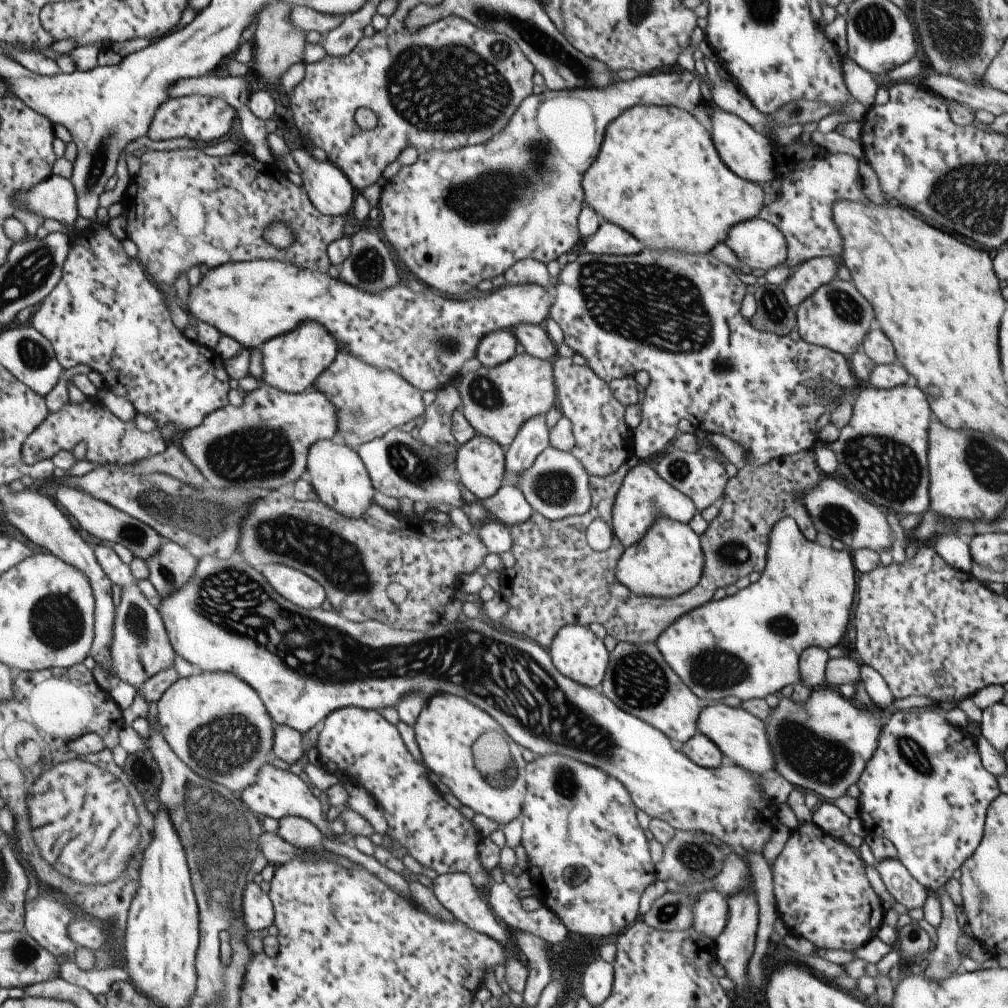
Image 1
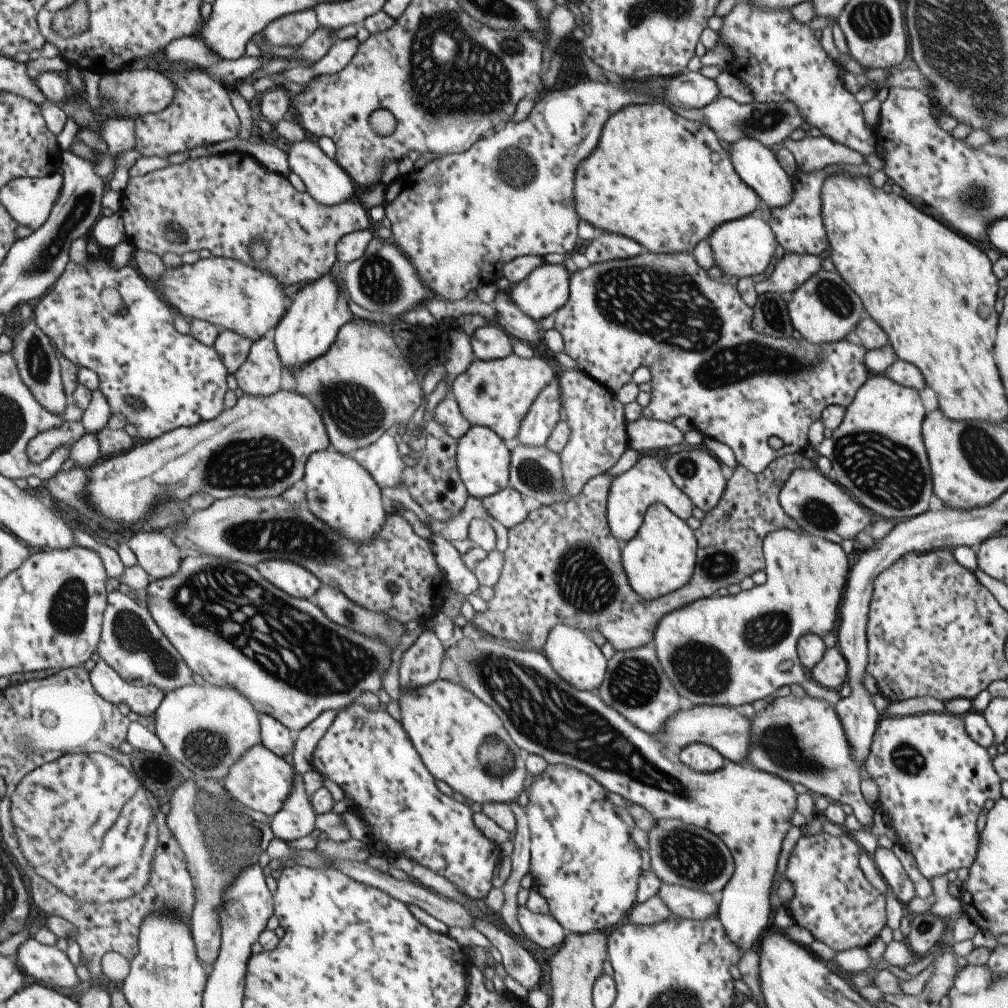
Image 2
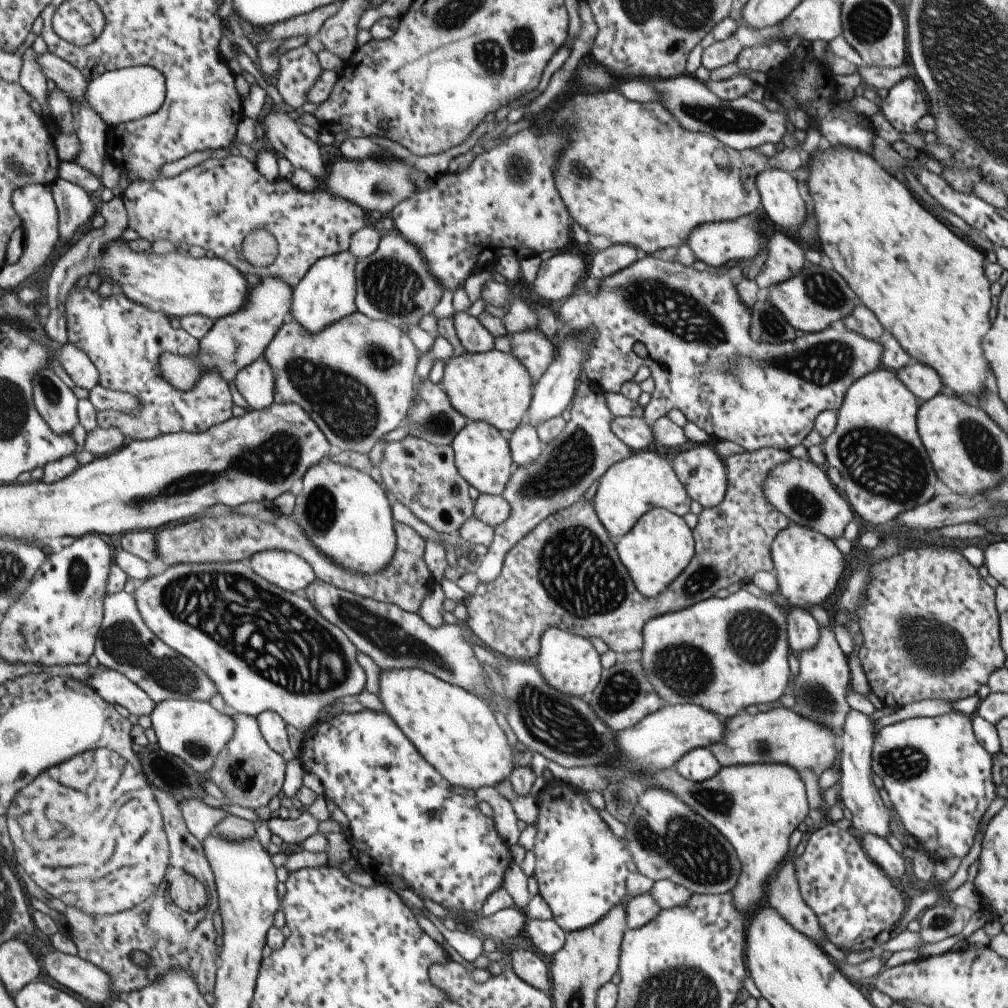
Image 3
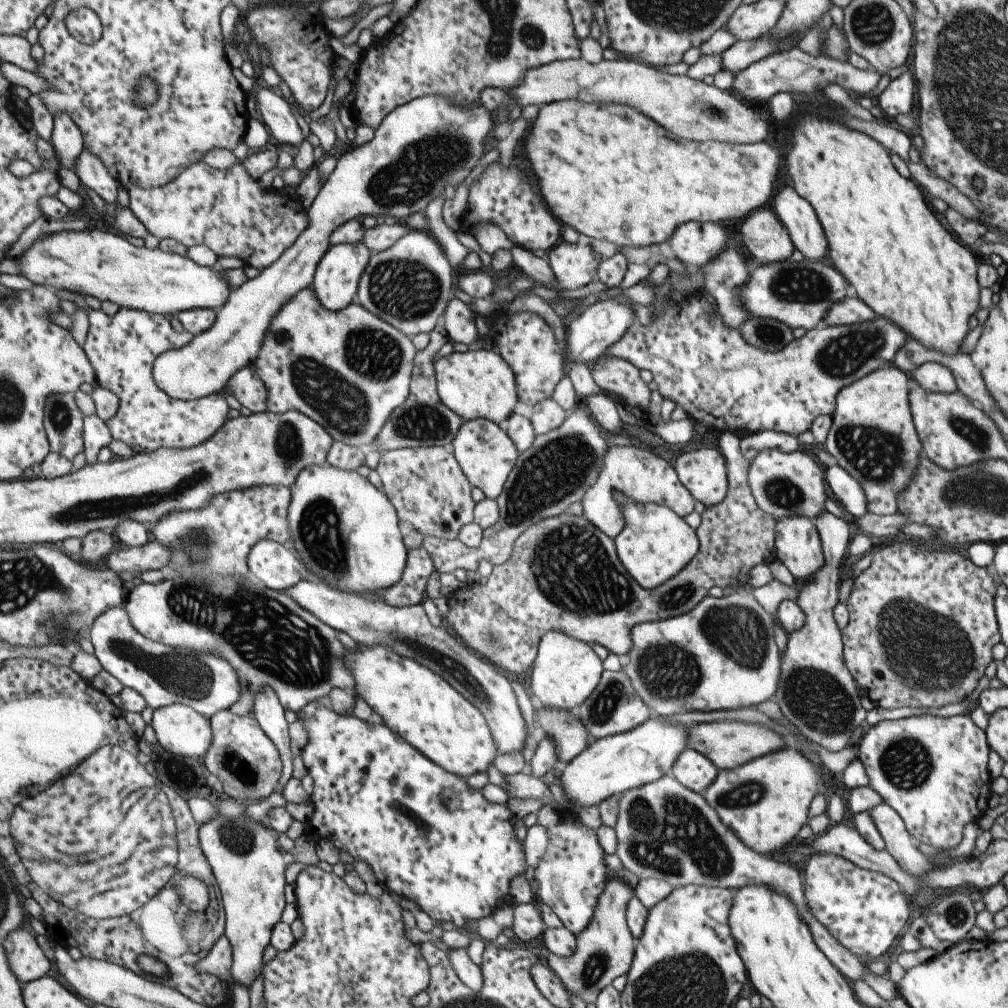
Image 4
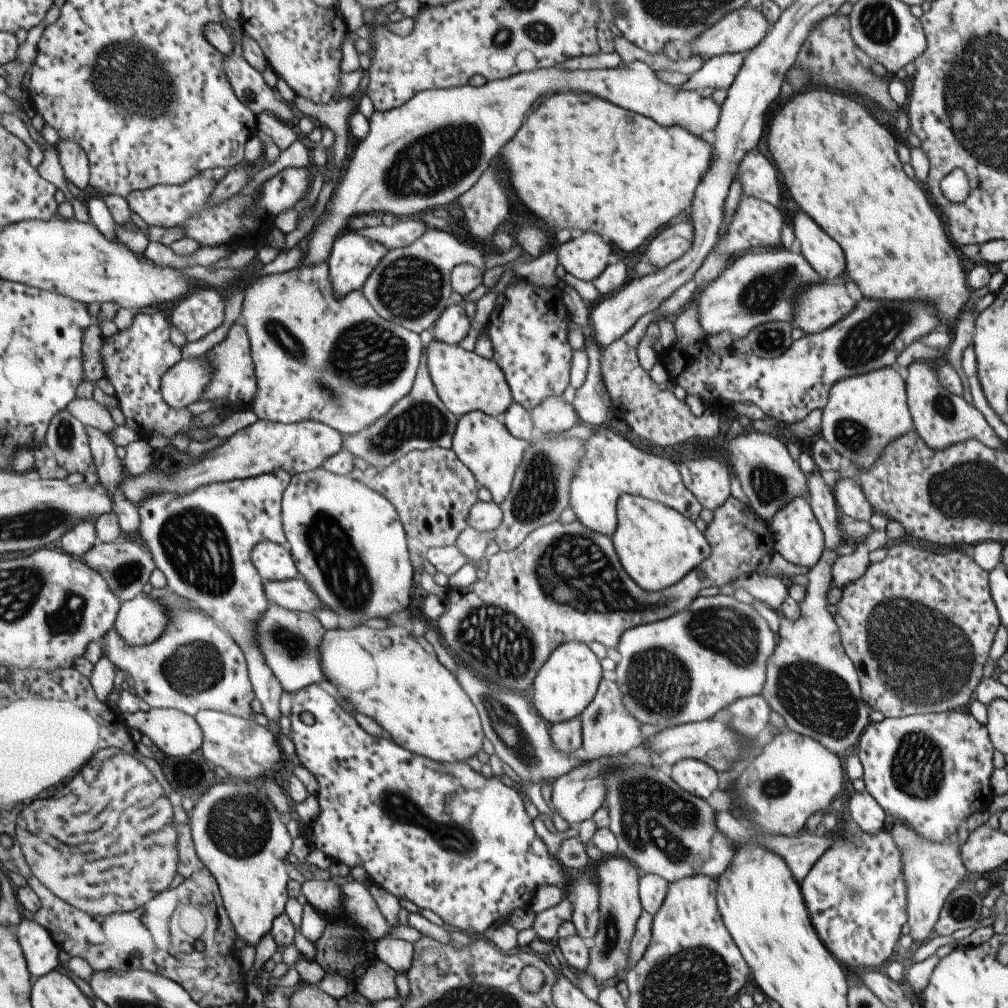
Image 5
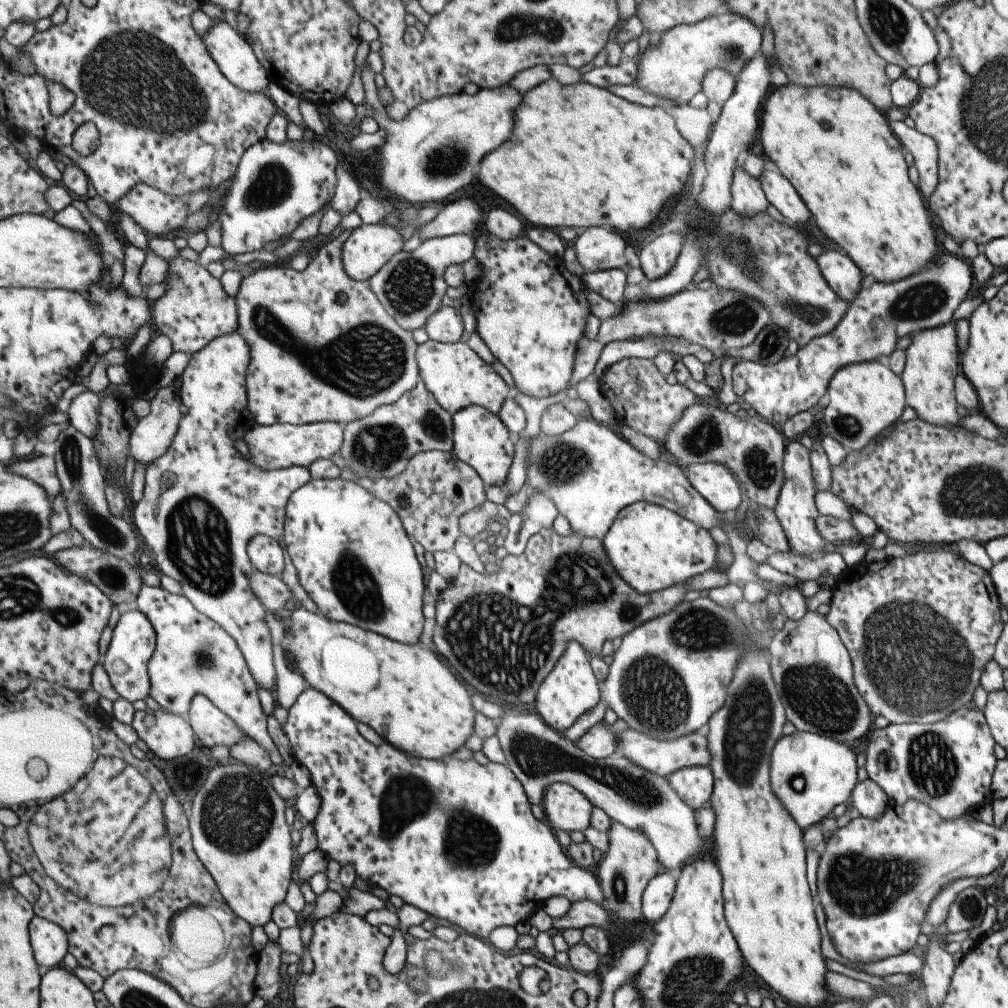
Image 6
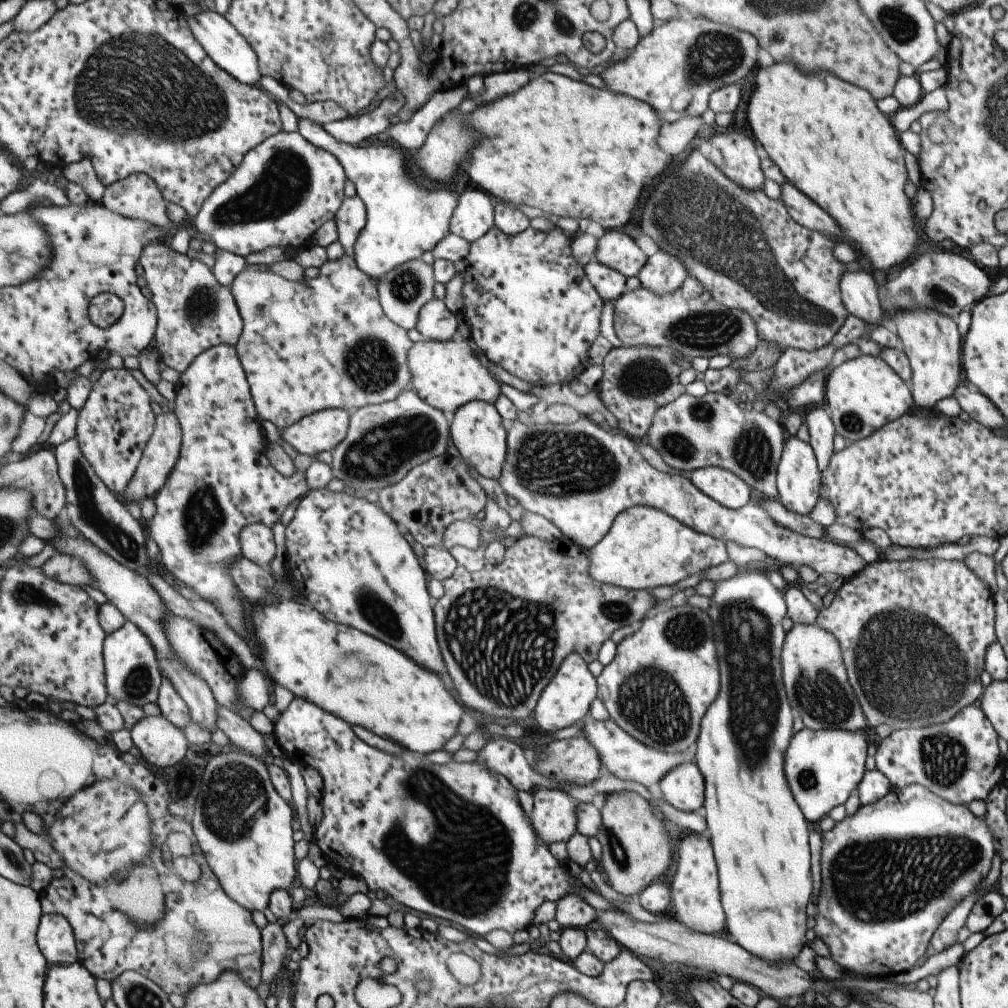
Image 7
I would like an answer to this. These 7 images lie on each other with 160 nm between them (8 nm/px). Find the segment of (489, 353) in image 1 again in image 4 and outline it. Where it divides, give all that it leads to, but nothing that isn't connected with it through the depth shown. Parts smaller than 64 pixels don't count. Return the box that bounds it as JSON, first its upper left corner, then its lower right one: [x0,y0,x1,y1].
[443,296,478,346]

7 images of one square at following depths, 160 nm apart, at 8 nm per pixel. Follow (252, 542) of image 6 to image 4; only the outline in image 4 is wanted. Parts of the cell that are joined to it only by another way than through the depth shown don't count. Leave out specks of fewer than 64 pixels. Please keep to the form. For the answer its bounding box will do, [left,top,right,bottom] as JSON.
[246,537,308,591]

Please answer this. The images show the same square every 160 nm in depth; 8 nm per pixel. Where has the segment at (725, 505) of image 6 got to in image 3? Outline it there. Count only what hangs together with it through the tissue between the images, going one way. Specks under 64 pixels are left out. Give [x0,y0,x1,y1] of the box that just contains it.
[672,444,727,507]

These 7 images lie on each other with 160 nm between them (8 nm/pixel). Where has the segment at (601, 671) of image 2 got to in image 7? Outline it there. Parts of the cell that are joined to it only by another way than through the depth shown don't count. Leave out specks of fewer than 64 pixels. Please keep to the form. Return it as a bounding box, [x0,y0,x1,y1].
[533,654,596,732]

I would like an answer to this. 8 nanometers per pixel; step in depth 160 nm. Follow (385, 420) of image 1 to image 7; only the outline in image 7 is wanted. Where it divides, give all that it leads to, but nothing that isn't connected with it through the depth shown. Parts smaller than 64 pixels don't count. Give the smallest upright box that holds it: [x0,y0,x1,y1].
[229,254,412,435]

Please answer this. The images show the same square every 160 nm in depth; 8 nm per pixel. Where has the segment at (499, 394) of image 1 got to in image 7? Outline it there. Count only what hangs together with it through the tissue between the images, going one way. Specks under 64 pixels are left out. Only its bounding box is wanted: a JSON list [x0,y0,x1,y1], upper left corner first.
[406,337,499,413]

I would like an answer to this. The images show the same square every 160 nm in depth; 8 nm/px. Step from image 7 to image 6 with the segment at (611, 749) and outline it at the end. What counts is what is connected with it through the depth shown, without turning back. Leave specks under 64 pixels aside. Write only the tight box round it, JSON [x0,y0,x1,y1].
[616,729,710,777]

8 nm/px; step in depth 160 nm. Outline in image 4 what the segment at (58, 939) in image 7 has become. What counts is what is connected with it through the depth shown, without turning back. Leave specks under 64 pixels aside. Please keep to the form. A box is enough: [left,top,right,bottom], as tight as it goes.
[3,926,53,984]

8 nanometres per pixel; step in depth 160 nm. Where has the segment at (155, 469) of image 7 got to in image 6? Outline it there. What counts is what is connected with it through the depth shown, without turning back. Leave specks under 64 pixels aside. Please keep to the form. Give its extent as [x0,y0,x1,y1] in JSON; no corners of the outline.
[131,385,182,468]

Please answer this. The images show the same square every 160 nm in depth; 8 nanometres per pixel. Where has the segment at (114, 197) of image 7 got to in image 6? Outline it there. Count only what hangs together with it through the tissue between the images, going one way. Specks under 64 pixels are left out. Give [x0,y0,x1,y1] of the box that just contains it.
[113,183,188,237]

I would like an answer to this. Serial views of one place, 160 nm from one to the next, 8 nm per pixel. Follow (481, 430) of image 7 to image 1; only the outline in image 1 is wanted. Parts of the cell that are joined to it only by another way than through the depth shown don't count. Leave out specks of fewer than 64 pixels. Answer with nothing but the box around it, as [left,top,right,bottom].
[453,433,504,499]

